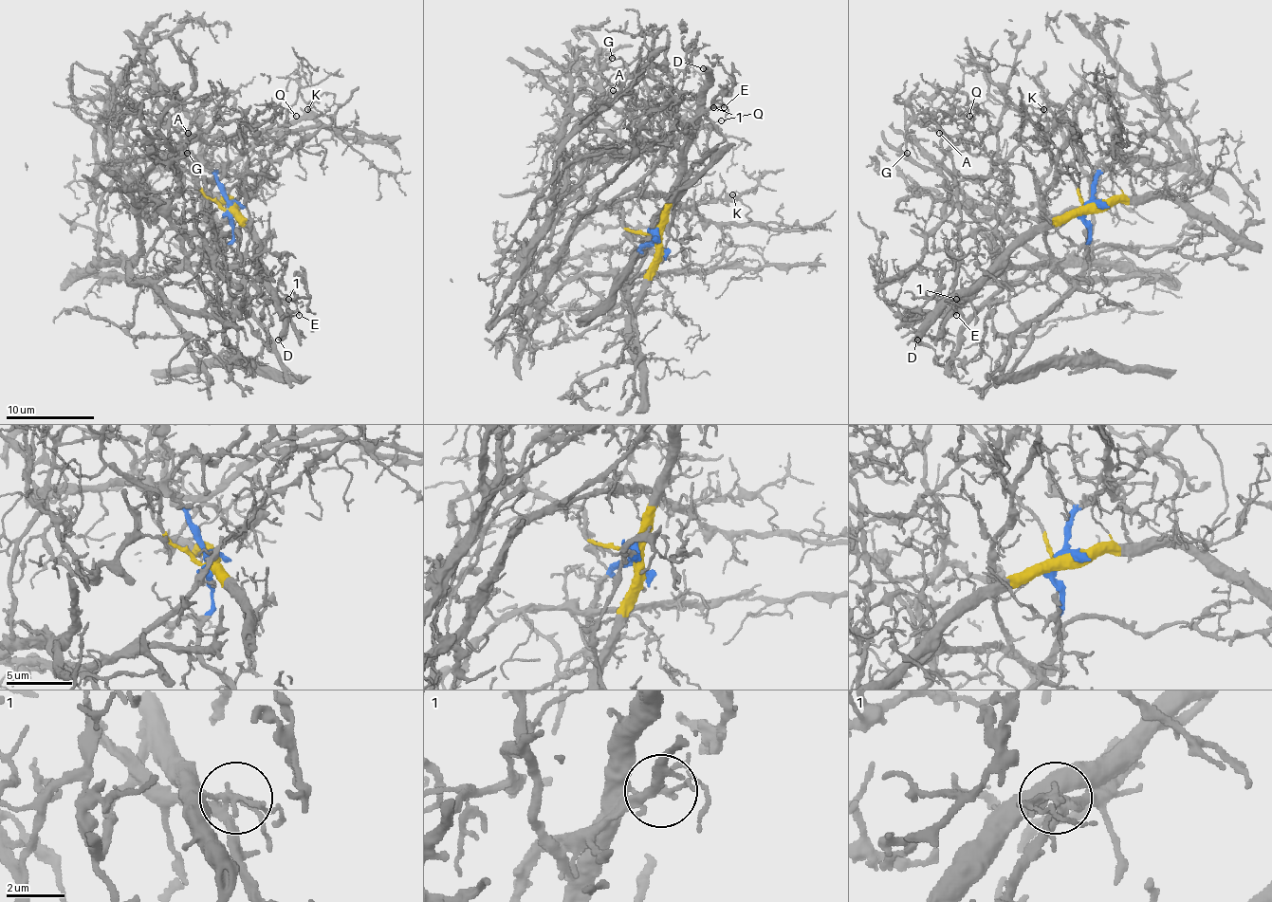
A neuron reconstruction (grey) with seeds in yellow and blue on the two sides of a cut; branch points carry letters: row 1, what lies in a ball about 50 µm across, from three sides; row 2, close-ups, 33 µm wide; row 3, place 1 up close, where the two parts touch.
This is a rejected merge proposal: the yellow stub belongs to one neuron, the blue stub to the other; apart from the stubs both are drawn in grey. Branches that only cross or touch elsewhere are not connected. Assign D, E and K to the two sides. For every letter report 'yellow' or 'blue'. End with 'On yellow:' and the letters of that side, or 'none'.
D: yellow
E: yellow
K: blue
On yellow: D, E

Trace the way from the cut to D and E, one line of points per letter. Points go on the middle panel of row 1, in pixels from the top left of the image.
D: (657, 239), (657, 230), (675, 195), (679, 149), (708, 83), (704, 68)
E: (657, 239), (657, 230), (675, 195), (684, 138), (706, 107), (724, 107)

